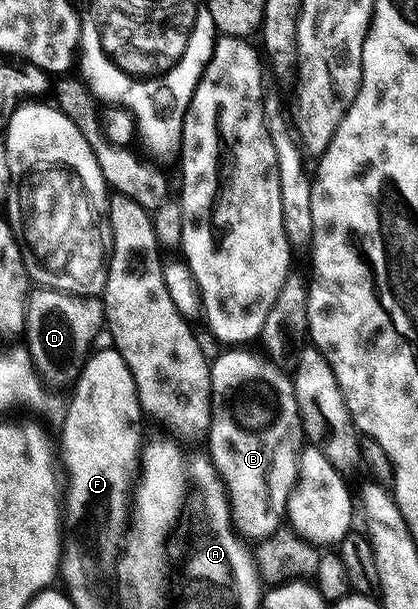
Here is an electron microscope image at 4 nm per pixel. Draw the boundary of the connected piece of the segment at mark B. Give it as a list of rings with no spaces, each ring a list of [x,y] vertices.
[[[225,350],[219,358],[211,361],[209,373],[213,413],[207,433],[207,455],[213,461],[221,483],[225,485],[229,515],[237,535],[246,541],[256,542],[276,532],[286,519],[285,503],[289,500],[297,476],[297,436],[299,440],[302,430],[290,373],[256,351],[245,351],[249,350]]]

